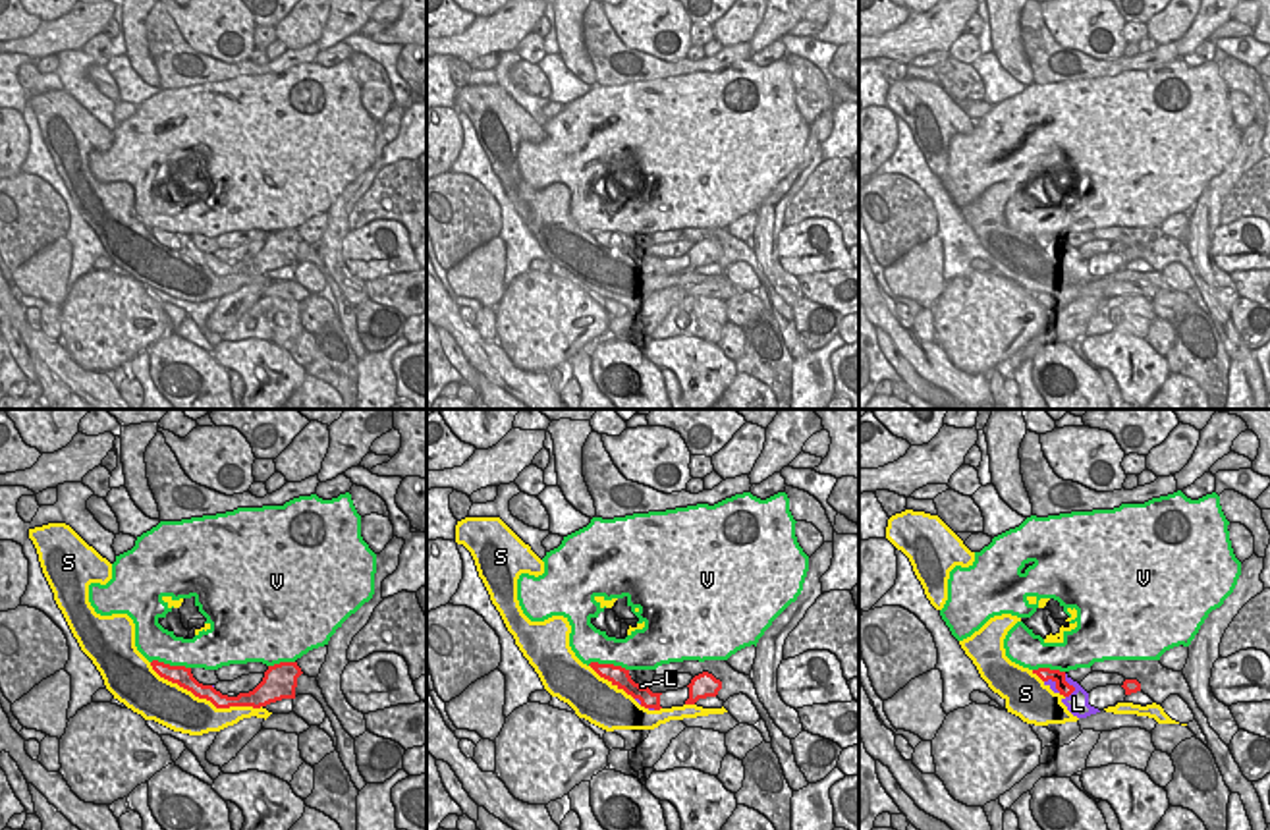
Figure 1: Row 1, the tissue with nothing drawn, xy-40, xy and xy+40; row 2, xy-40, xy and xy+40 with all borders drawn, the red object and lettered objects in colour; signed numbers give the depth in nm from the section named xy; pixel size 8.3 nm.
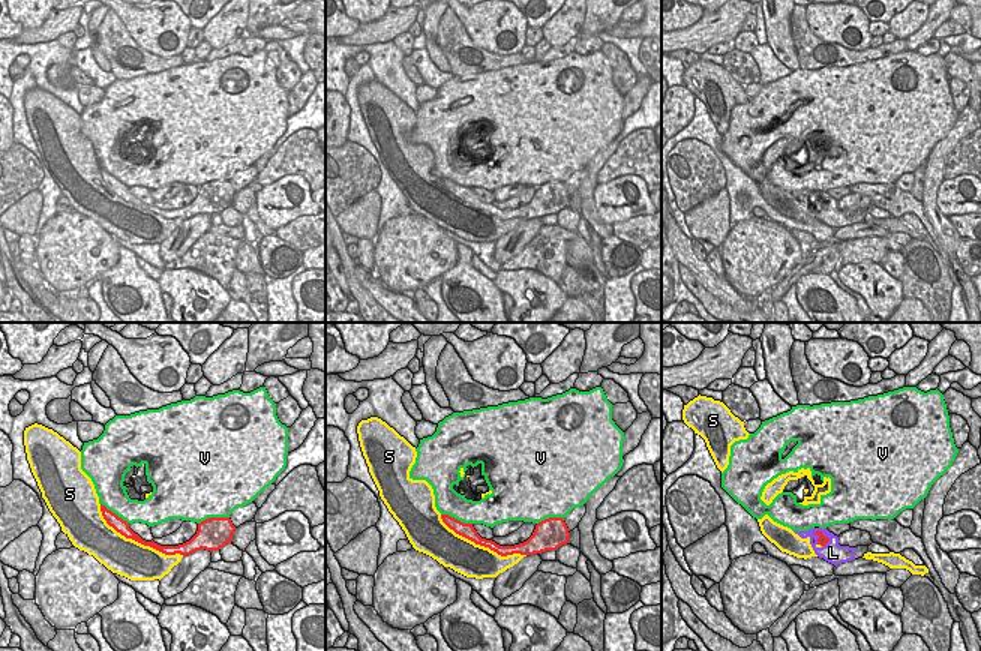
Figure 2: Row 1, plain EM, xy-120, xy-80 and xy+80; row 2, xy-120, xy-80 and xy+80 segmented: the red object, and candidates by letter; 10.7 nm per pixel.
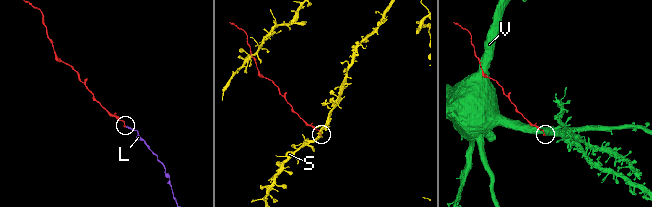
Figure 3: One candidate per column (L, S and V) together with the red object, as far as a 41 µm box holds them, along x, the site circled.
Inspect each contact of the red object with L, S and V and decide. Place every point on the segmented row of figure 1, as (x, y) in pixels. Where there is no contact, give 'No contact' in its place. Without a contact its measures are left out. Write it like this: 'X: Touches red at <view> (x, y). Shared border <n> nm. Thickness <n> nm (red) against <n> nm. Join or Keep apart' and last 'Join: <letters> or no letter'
L: Touches red at xy+40 (1072, 686). Shared border 220 nm. Thickness 120 nm (red) against 190 nm. Join
S: Touches red at xy-40 (205, 697). Shared border 1000 nm. Thickness 160 nm (red) against 360 nm. Keep apart
V: Touches red at xy (608, 664). Shared border 360 nm. Thickness 160 nm (red) against 280 nm. Keep apart
Join: L.

